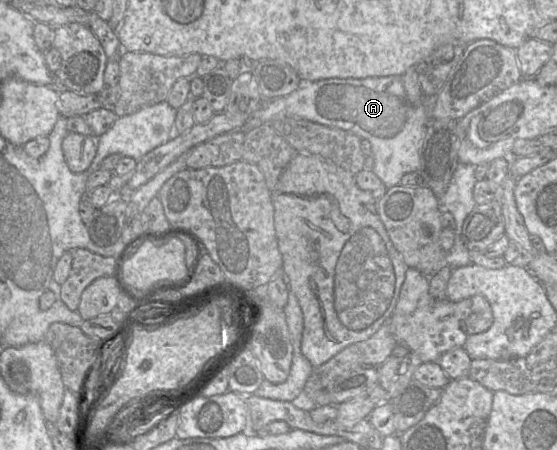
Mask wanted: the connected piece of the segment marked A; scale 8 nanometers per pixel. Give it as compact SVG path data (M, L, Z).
M399 75L367 78L330 78L312 83L303 83L297 90L286 96L265 101L263 106L247 119L241 130L247 132L254 127L287 117L305 119L328 127L346 130L370 142L374 157L372 171L389 189L399 185L405 174L420 171L421 148L431 122L430 111L434 97L436 95L425 96L422 104L411 104L404 89L402 76Z

